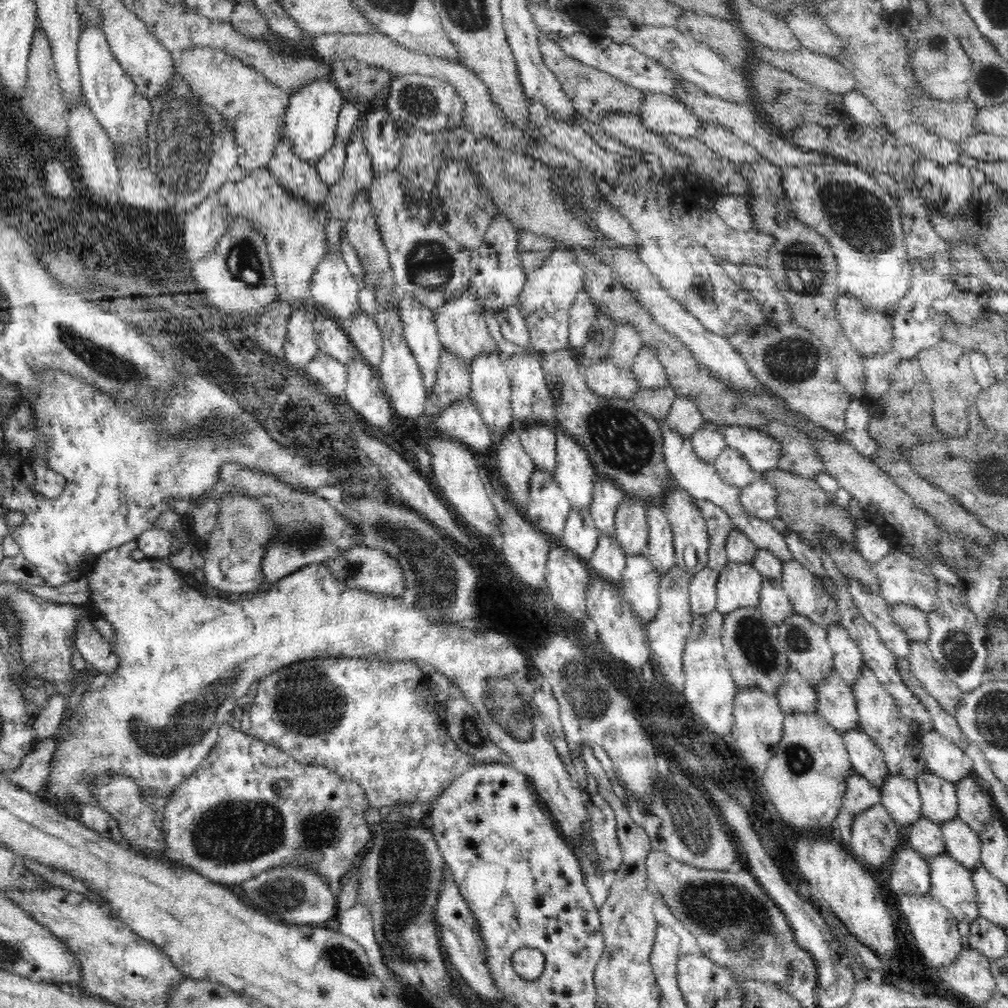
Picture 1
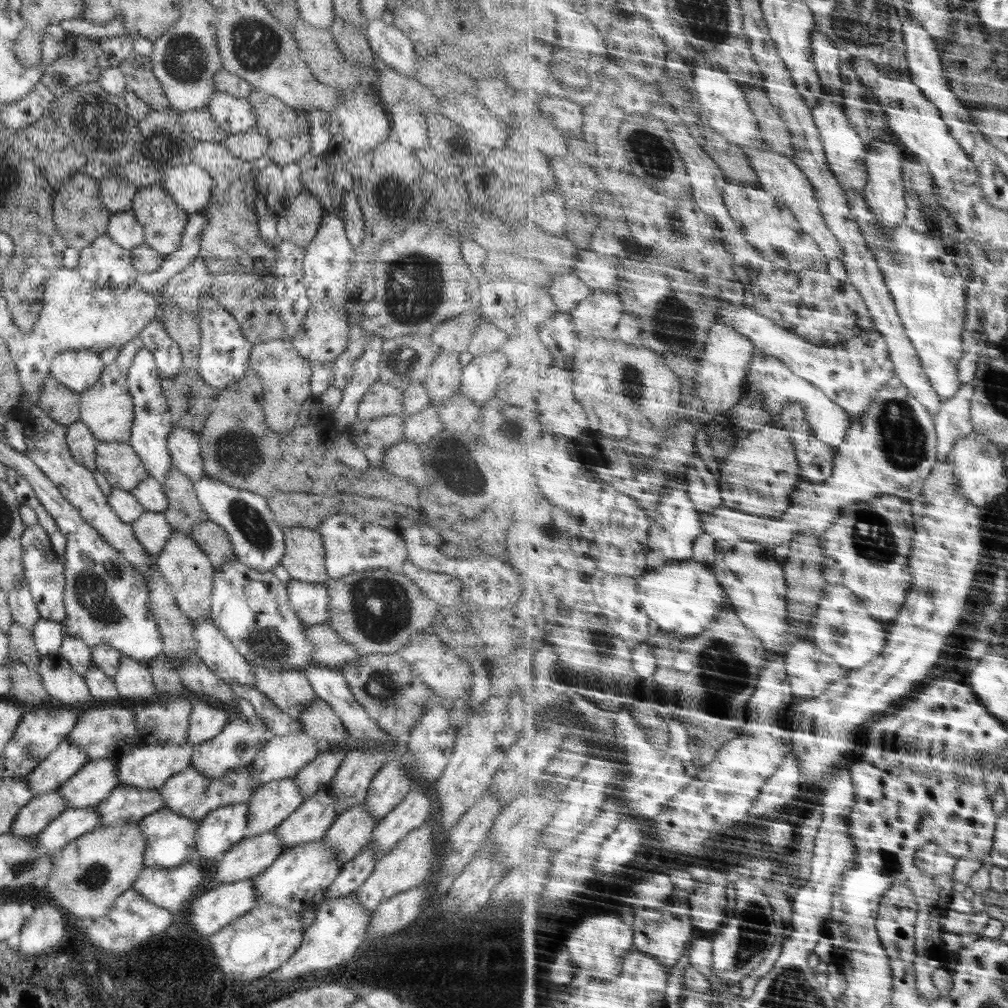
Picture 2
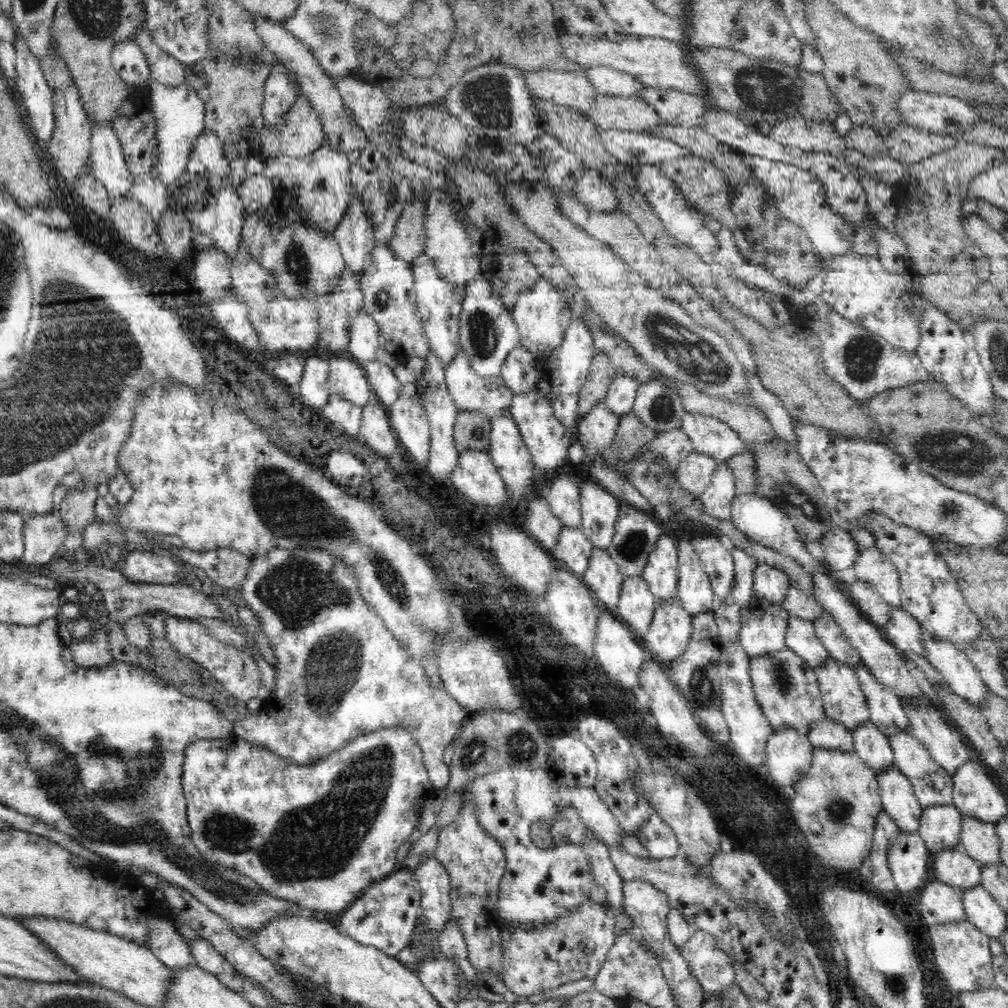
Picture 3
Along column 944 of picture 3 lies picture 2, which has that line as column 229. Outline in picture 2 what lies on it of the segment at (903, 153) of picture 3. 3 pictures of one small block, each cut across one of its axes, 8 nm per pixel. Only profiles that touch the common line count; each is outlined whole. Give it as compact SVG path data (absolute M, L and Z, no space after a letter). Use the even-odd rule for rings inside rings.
M256 130L227 135L221 142L234 156L252 163L267 154L269 139Z

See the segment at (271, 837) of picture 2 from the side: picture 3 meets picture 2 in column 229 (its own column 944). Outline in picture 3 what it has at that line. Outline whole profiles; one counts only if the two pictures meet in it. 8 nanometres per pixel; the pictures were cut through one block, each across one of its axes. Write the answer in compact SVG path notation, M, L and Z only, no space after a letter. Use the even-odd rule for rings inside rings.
M958 848L934 853L936 879L948 886L968 890L982 883L981 864Z

